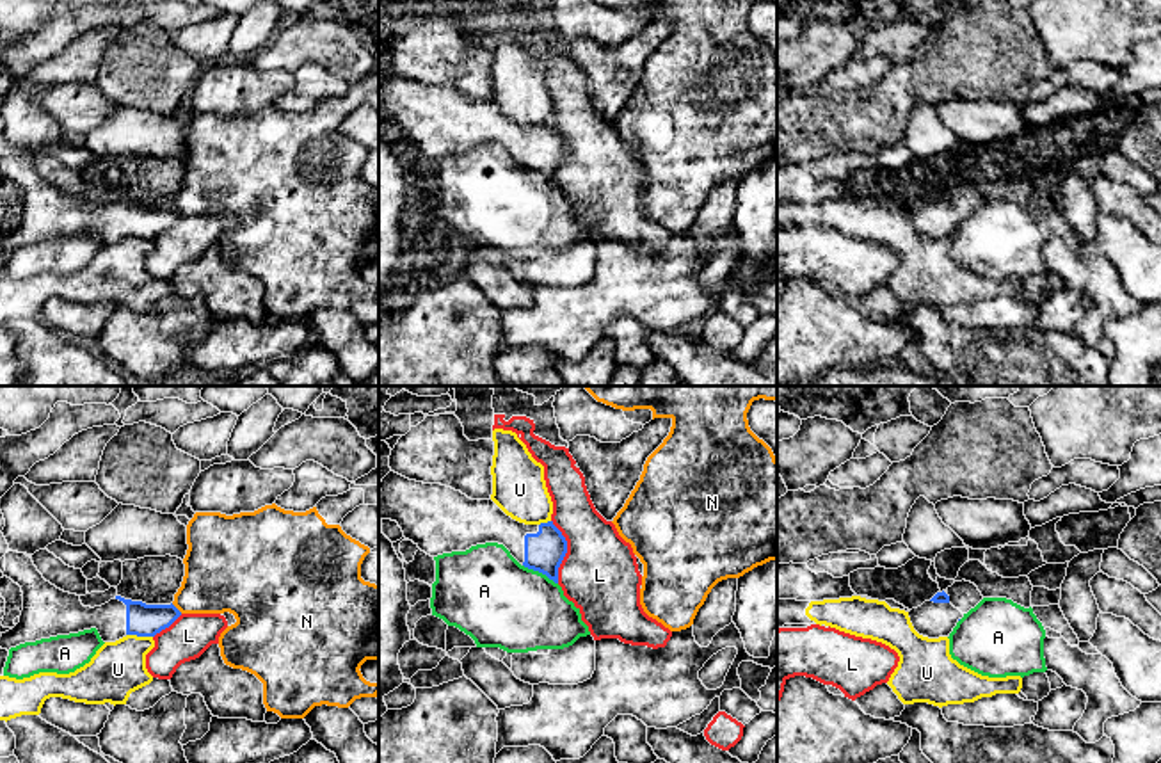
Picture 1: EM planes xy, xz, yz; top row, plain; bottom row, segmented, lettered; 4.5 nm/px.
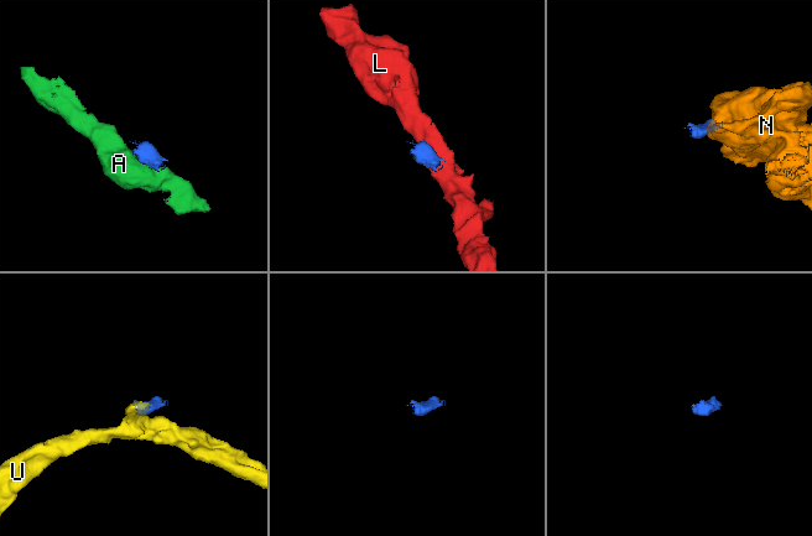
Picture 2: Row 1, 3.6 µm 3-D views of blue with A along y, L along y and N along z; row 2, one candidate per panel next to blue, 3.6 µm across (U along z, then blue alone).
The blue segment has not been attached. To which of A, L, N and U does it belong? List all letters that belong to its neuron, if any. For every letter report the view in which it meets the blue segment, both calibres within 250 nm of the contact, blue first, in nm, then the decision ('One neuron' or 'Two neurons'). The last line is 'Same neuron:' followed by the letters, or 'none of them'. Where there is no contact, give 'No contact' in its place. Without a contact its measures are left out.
A: Touches blue in xz. Thickness 180 nm (blue) against 400 nm. Two neurons
L: Touches blue in xz. Thickness 180 nm (blue) against 360 nm. Two neurons
N: Touches blue in xy. Thickness 150 nm (blue) against 320 nm. Two neurons
U: Touches blue in xy. Thickness 150 nm (blue) against 240 nm. Two neurons
Same neuron: none of them

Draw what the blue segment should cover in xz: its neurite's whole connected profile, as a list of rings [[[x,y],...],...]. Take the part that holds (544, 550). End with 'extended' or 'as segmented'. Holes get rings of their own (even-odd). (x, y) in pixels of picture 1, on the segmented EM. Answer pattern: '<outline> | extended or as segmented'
[[[389,471],[379,484],[379,519],[396,521],[404,537],[437,557],[498,542],[524,567],[558,583],[567,541],[553,521],[524,525],[492,500],[471,500],[441,484],[423,484]]] | extended

